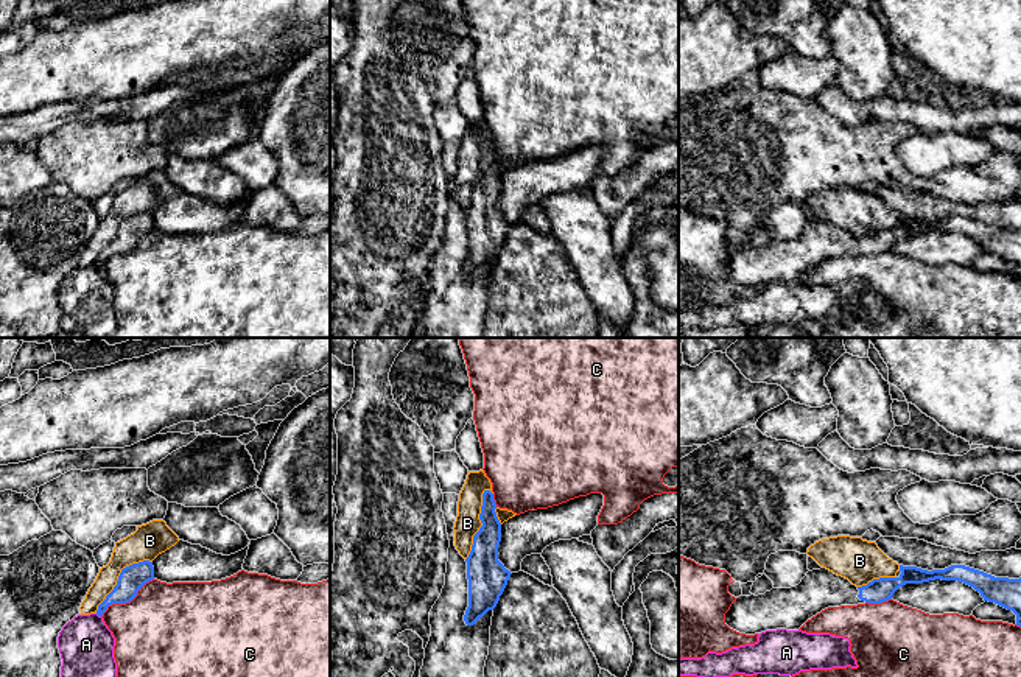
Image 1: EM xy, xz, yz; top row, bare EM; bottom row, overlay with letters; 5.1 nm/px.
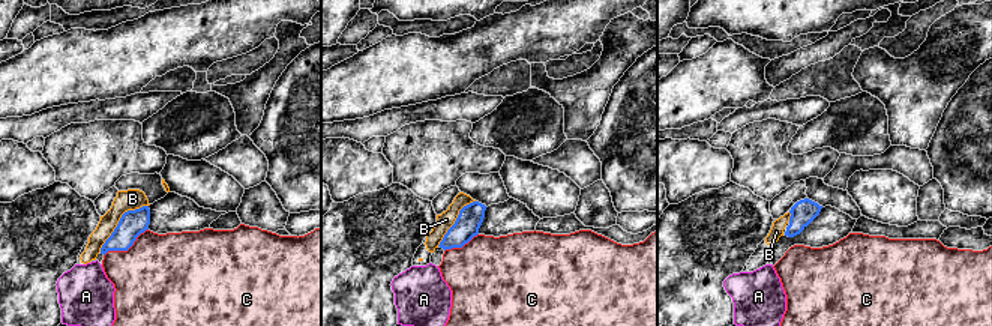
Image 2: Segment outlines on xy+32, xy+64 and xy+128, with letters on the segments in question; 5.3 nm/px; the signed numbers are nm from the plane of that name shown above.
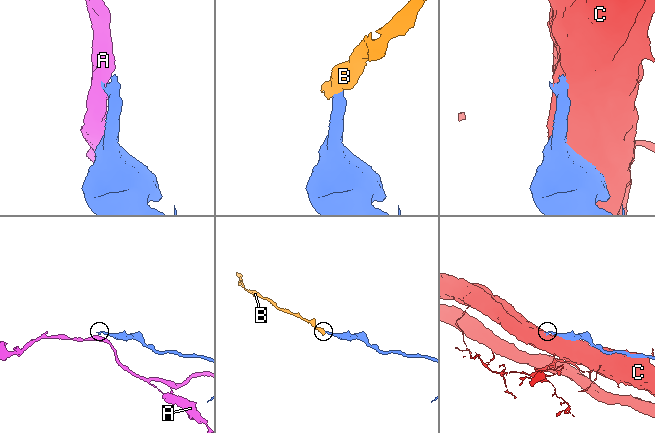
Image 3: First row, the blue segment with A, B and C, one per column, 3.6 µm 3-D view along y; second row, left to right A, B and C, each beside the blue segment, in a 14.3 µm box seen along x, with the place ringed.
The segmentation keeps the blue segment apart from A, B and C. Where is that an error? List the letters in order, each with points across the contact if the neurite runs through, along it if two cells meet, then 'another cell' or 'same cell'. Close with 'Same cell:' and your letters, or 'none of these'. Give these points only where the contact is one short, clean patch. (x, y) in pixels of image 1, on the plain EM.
A: along xy (95, 265), (100, 268) | another cell
B: another cell
C: another cell
Same cell: none of these

